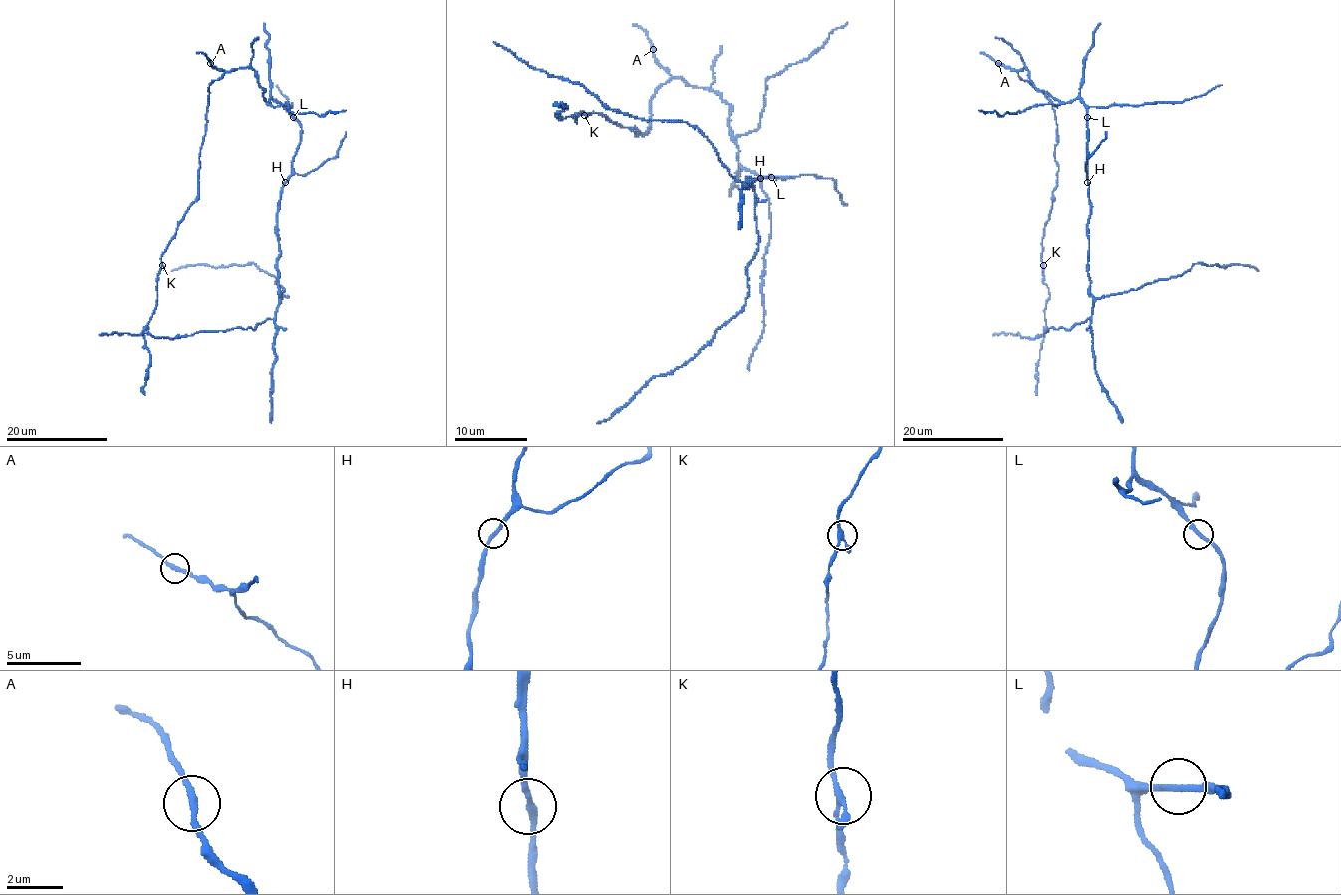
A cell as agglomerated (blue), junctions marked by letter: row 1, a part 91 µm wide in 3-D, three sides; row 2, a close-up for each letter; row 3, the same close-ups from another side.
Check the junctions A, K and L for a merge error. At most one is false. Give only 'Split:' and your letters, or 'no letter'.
Split: no letter

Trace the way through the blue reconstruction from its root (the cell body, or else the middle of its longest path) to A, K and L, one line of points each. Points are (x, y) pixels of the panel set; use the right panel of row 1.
A: (1069, 101), (1060, 103), (1039, 91), (1024, 67), (1012, 71), (998, 63)
K: (1069, 101), (1039, 91), (1024, 67), (1018, 72), (1052, 104), (1057, 125), (1057, 186), (1044, 224), (1043, 265)
L: (1069, 101), (1079, 99), (1086, 108), (1086, 118)

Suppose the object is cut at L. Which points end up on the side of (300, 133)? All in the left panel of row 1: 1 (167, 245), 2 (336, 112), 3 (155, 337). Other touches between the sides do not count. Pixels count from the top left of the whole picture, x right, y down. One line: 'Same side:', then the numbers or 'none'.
Same side: 3

